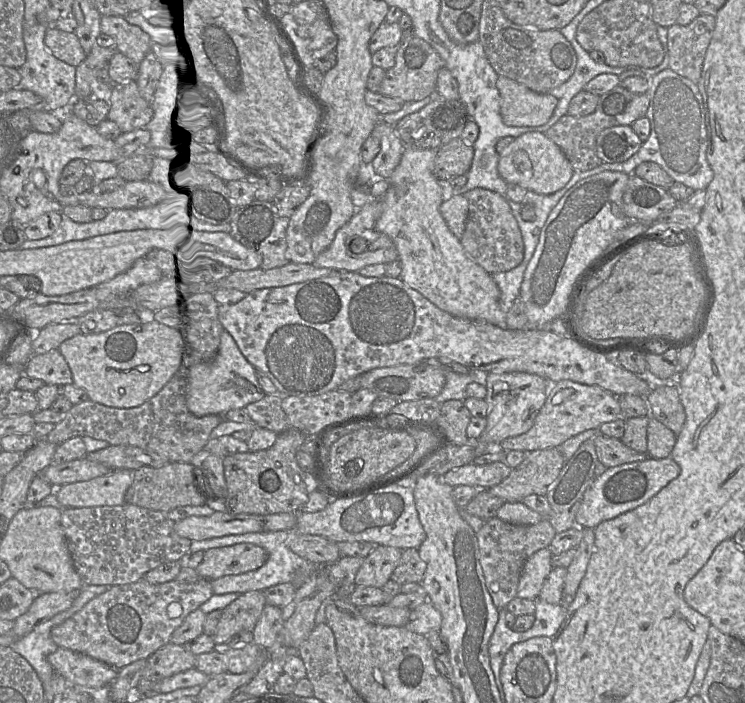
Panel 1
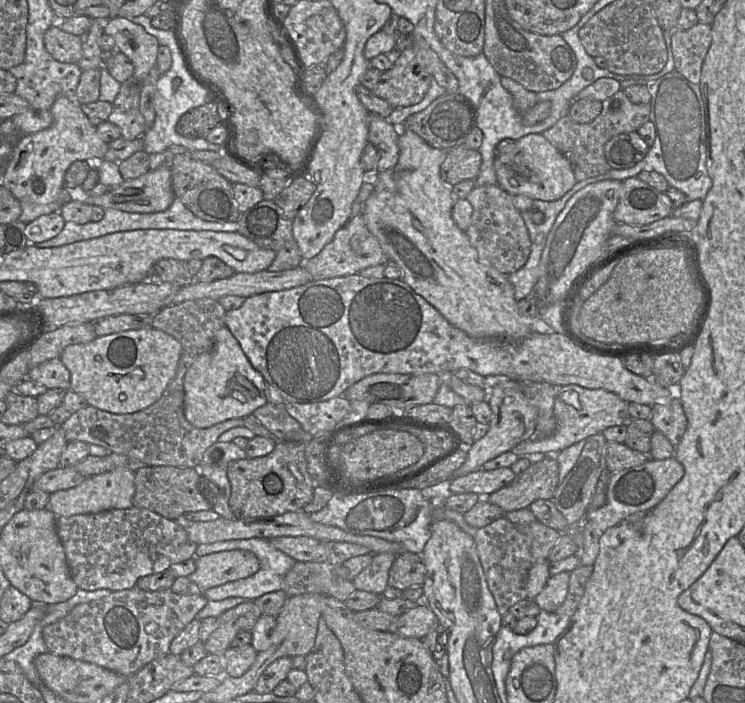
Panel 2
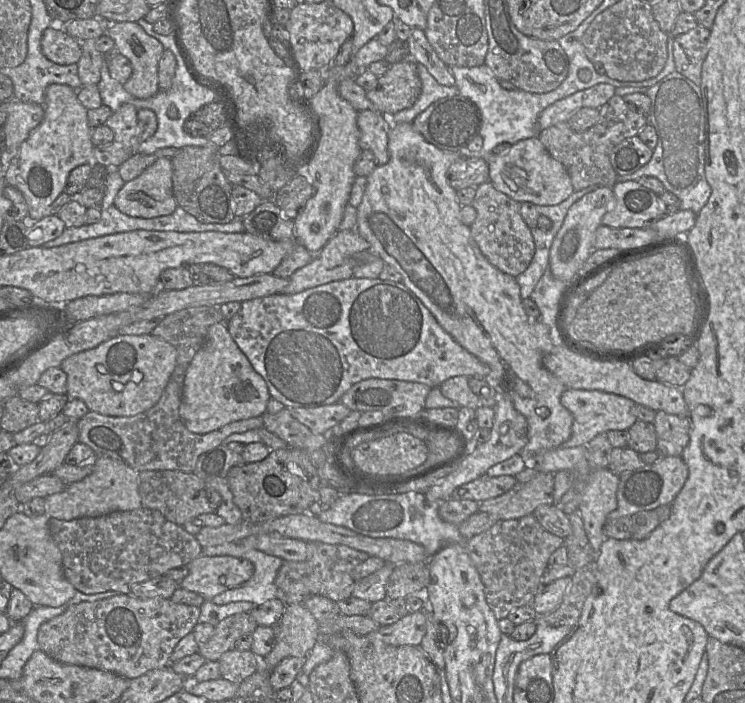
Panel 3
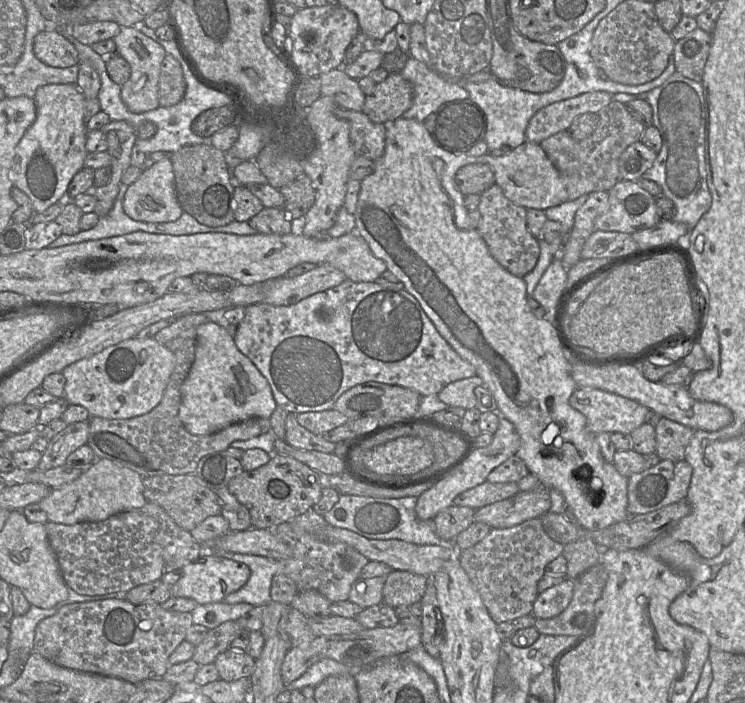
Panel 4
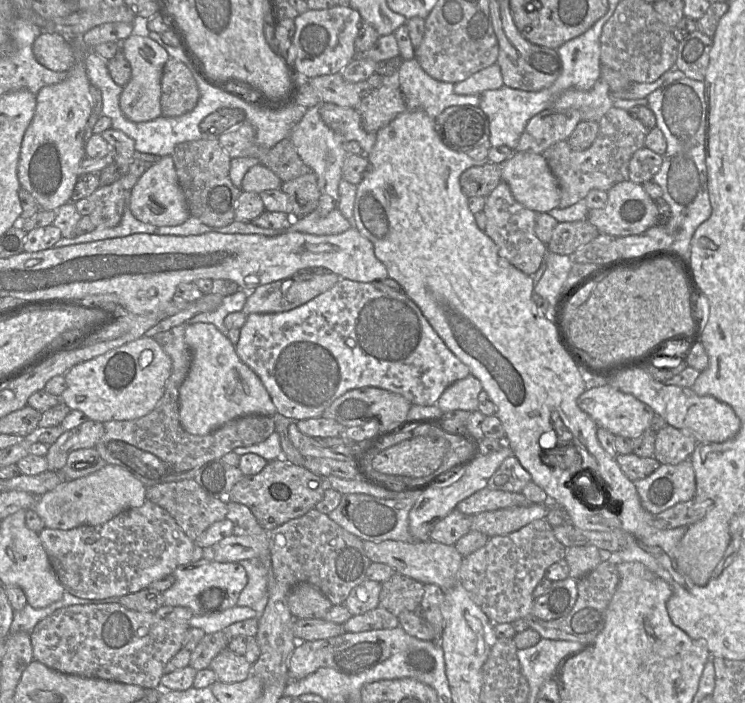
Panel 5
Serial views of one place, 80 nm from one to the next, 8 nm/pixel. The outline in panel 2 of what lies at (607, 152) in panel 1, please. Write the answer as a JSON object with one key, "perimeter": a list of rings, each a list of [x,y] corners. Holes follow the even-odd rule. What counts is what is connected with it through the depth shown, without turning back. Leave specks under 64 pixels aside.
{"perimeter":[[[625,132],[611,138],[604,147],[605,158],[613,169],[626,169],[641,161],[649,146],[636,132]]]}

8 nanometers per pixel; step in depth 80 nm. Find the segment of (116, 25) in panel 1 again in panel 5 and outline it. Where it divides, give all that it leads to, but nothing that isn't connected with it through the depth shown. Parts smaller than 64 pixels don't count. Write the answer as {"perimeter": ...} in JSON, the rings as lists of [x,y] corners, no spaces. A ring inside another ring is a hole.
{"perimeter":[[[133,33],[123,40],[120,43],[120,49],[131,67],[131,78],[123,87],[119,98],[123,115],[135,123],[158,118],[162,115],[160,105],[162,70],[170,58],[167,51],[150,37],[137,33]]]}

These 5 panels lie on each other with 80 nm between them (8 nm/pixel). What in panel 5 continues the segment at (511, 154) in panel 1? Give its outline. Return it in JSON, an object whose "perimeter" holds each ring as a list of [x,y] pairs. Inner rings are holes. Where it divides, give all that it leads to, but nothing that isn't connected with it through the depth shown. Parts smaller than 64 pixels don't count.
{"perimeter":[[[514,151],[499,165],[501,181],[508,184],[517,202],[536,213],[548,213],[559,206],[560,187],[542,154]]]}

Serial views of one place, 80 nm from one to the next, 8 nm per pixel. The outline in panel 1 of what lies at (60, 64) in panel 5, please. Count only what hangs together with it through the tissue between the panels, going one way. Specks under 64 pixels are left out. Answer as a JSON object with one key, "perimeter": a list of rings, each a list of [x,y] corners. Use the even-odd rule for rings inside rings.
{"perimeter":[[[50,27],[45,33],[44,43],[57,59],[74,67],[79,66],[87,57],[75,33]]]}

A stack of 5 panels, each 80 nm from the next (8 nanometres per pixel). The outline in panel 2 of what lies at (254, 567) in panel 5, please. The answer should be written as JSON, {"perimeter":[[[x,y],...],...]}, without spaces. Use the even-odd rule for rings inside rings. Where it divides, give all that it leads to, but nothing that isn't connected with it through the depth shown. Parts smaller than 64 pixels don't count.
{"perimeter":[[[250,538],[250,539],[237,539],[218,541],[209,544],[199,544],[195,552],[195,557],[201,557],[214,552],[221,552],[227,550],[246,550],[253,553],[259,561],[259,570],[244,579],[225,583],[220,586],[209,588],[203,591],[203,595],[207,600],[220,601],[229,597],[241,597],[245,600],[255,600],[262,595],[278,590],[283,590],[283,580],[286,573],[296,563],[294,559],[277,550],[267,539]]]}

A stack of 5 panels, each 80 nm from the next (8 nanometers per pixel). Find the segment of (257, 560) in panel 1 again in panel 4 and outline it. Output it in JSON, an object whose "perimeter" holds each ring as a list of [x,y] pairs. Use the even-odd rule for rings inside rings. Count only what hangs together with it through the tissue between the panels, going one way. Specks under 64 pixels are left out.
{"perimeter":[[[208,551],[185,565],[181,572],[180,579],[171,588],[171,596],[190,598],[198,604],[223,602],[226,596],[243,587],[250,577],[250,570],[245,564]]]}

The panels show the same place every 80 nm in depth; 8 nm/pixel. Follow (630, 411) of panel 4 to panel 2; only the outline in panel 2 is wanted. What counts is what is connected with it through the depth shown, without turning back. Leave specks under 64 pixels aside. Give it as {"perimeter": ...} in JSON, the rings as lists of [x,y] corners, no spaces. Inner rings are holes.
{"perimeter":[[[570,384],[557,387],[554,402],[554,416],[556,429],[554,433],[542,439],[532,438],[525,440],[512,448],[511,452],[519,457],[540,457],[556,455],[572,444],[597,433],[602,433],[606,428],[616,425],[628,425],[632,419],[629,414],[628,404],[617,394],[604,389],[588,389],[579,385]]]}

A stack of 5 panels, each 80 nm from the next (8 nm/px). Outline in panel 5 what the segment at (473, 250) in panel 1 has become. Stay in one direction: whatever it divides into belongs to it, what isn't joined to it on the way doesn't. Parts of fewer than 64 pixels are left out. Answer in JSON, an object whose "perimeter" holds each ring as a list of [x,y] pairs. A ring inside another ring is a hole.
{"perimeter":[[[501,181],[486,197],[482,212],[487,220],[483,232],[496,244],[498,254],[521,272],[532,276],[539,269],[547,252],[547,245],[535,234],[537,213],[517,202],[504,181]]]}

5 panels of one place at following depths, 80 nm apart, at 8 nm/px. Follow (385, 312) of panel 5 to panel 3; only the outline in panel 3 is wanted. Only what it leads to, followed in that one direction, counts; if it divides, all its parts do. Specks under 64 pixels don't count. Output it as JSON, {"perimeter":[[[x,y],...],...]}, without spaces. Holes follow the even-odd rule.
{"perimeter":[[[351,277],[316,286],[297,294],[279,293],[256,298],[242,302],[240,310],[226,324],[238,348],[247,357],[253,369],[264,379],[270,396],[281,402],[284,408],[315,408],[339,402],[341,396],[351,386],[369,378],[417,382],[434,388],[454,376],[486,377],[490,373],[488,365],[463,348],[446,332],[419,298],[402,282]]]}

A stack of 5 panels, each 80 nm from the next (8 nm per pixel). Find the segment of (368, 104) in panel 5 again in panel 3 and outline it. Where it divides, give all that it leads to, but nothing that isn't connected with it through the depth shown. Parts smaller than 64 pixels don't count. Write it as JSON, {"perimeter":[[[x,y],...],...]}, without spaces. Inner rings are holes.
{"perimeter":[[[412,59],[403,60],[378,77],[376,86],[366,92],[375,111],[389,117],[414,105],[422,90],[417,64]]]}

